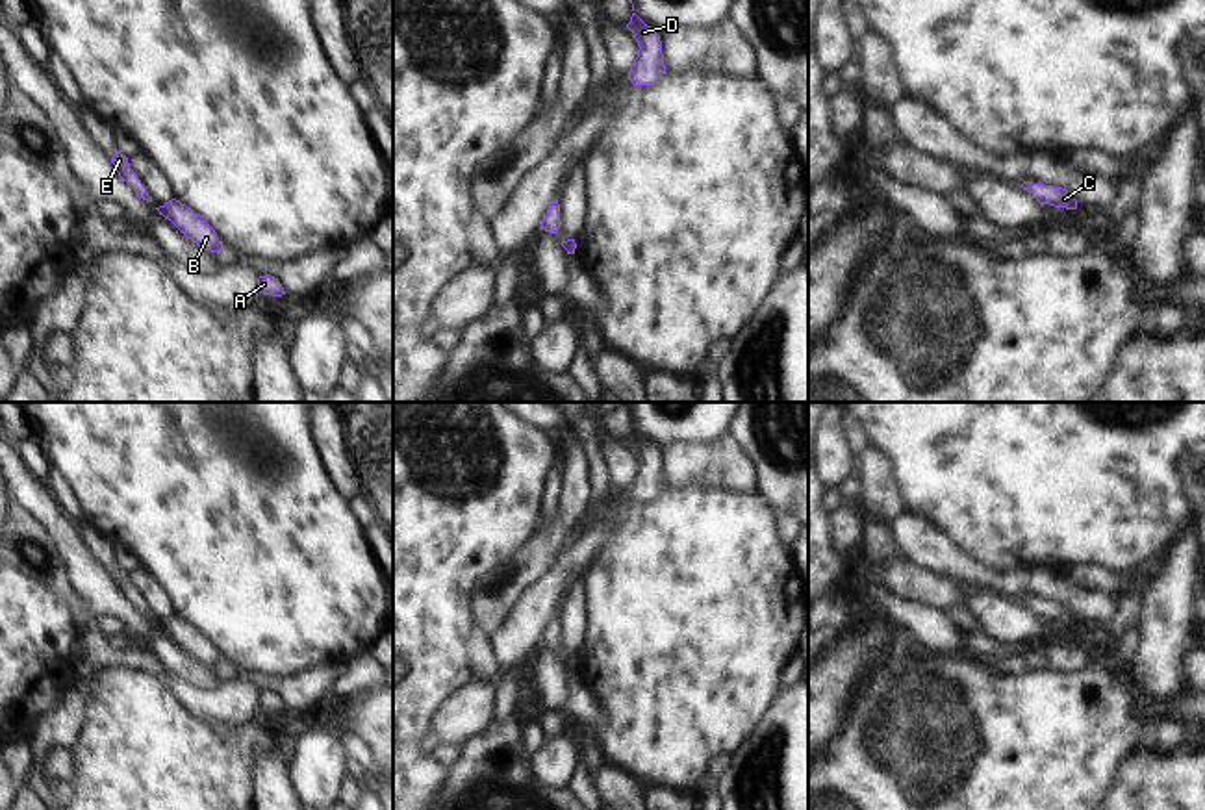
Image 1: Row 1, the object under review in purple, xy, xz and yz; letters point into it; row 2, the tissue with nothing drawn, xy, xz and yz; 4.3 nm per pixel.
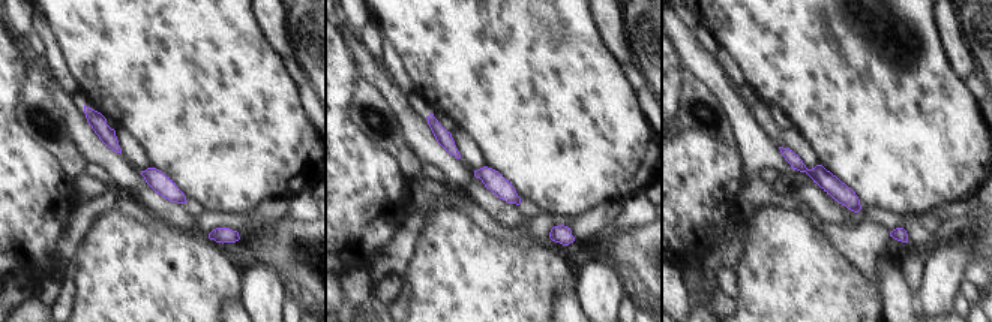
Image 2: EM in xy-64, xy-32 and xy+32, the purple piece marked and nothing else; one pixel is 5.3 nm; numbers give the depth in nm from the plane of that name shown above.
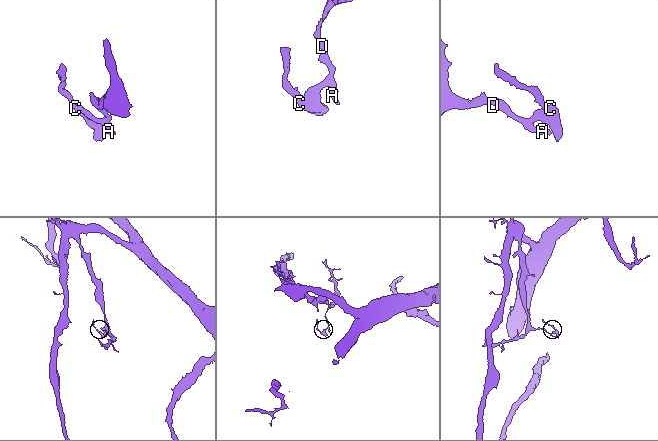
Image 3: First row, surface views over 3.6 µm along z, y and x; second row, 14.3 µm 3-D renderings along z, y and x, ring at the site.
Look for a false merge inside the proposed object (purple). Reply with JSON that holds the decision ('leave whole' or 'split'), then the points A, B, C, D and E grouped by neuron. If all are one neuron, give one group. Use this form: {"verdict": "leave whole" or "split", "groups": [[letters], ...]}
{"verdict": "leave whole", "groups": [["A", "B", "C", "D", "E"]]}

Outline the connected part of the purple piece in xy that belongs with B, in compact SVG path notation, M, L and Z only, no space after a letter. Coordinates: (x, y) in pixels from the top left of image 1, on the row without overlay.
M172 614L165 621L159 621L156 625L198 662L222 669L222 660L215 645L191 623Z

